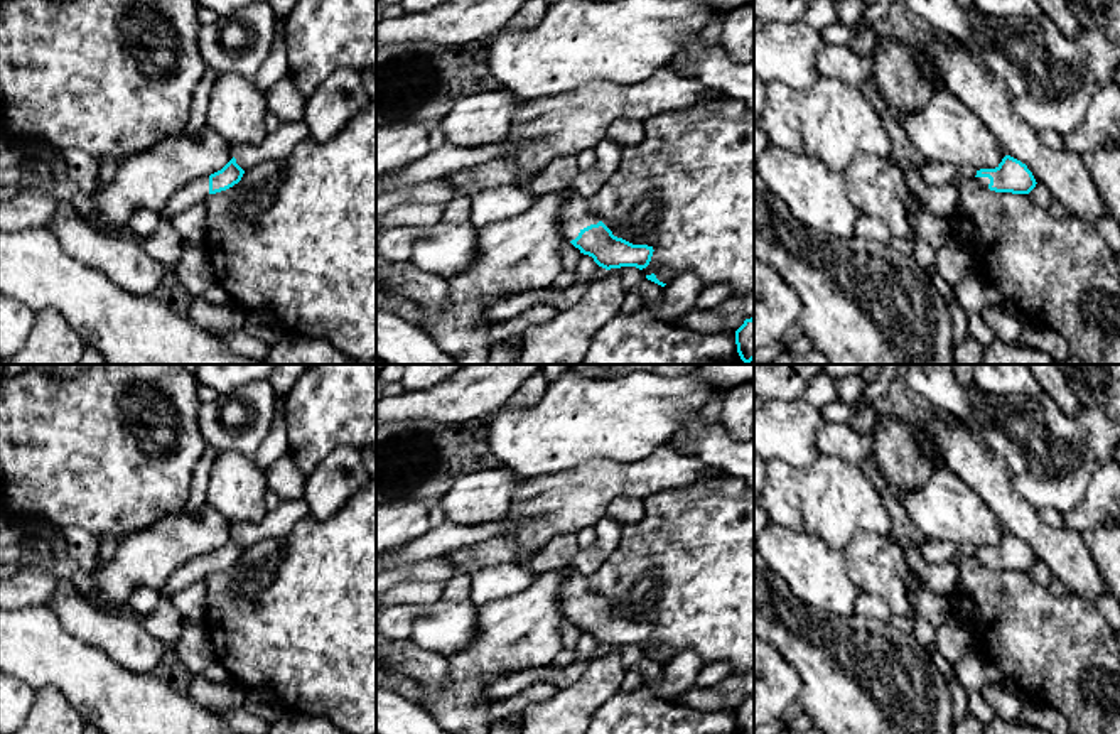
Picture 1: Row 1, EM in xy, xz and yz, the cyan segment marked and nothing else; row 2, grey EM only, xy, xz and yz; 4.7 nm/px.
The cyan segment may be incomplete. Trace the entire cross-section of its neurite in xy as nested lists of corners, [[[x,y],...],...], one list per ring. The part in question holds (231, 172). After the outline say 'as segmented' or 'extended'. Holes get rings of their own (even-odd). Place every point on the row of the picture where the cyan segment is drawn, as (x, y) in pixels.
[[[233,157],[221,170],[189,182],[169,199],[167,206],[160,213],[162,221],[170,223],[175,214],[196,204],[204,204],[204,199],[209,194],[226,191],[238,184],[243,174],[245,170],[236,164],[236,159]]] | extended

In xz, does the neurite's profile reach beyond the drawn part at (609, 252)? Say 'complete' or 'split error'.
split error

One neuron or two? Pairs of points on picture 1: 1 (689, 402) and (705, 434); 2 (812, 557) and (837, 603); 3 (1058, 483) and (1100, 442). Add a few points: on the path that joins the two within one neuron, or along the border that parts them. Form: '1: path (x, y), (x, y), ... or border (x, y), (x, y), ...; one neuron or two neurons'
1: border (697, 412), (682, 422), (670, 444); two neurons
2: path (812, 569), (830, 591); one neuron
3: path (1068, 473), (1090, 451); one neuron

